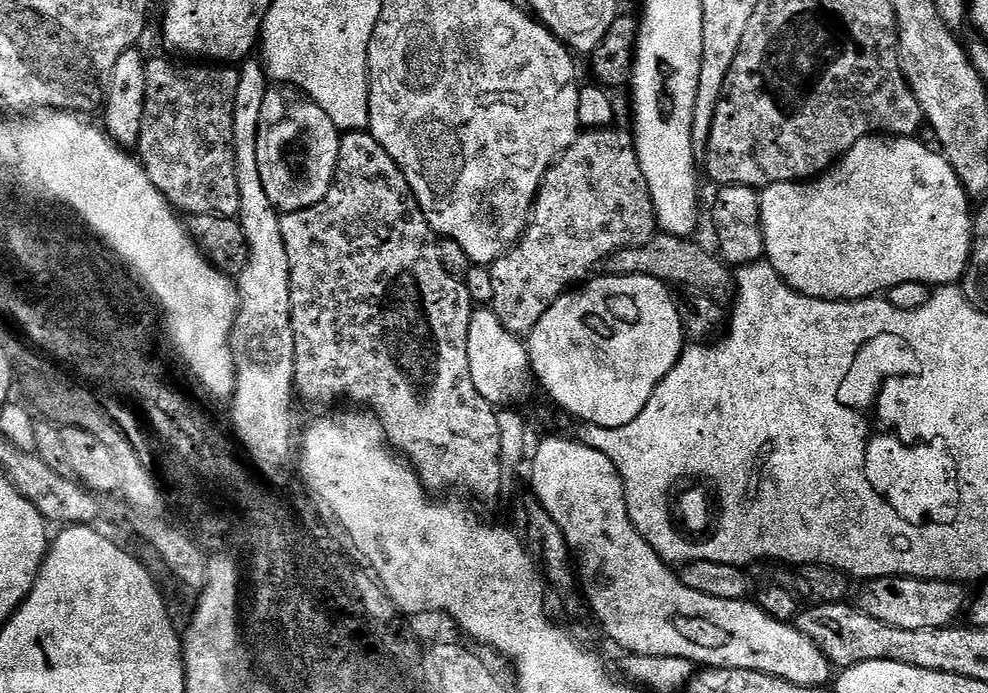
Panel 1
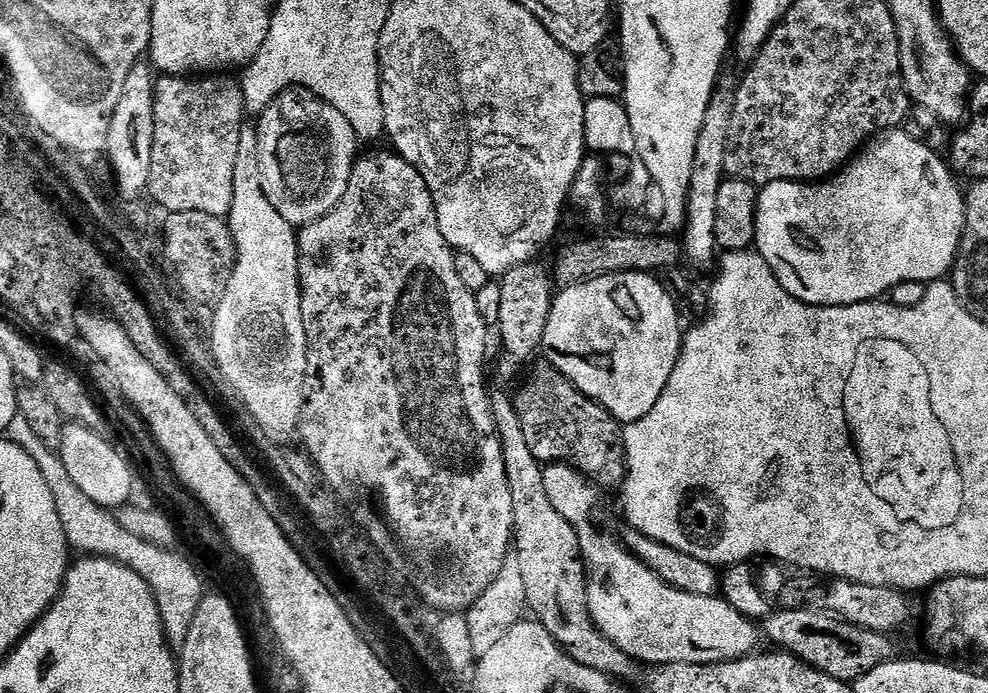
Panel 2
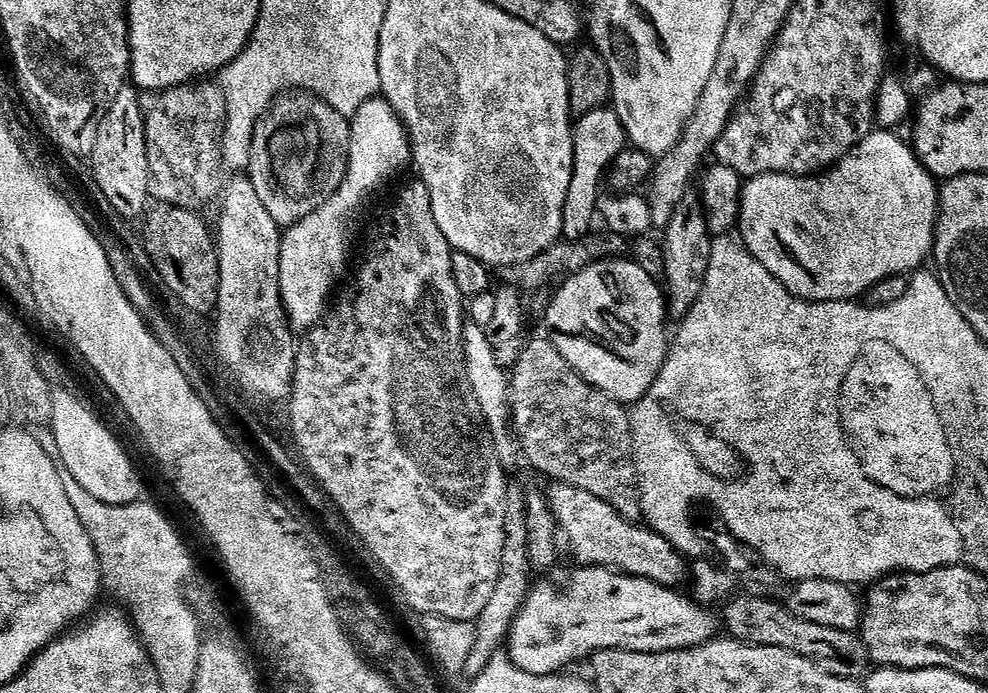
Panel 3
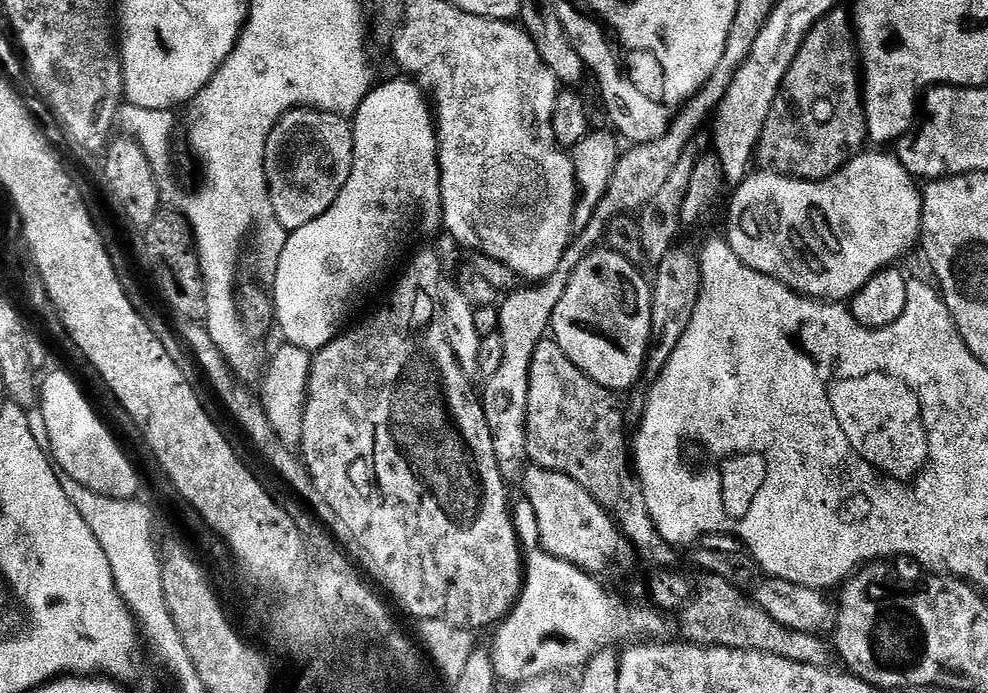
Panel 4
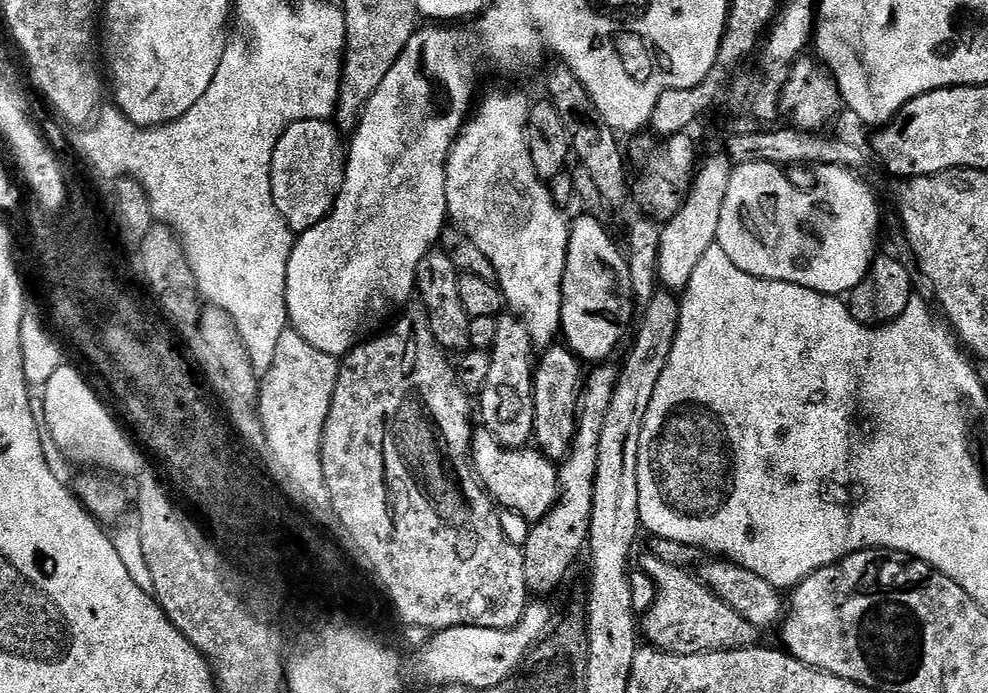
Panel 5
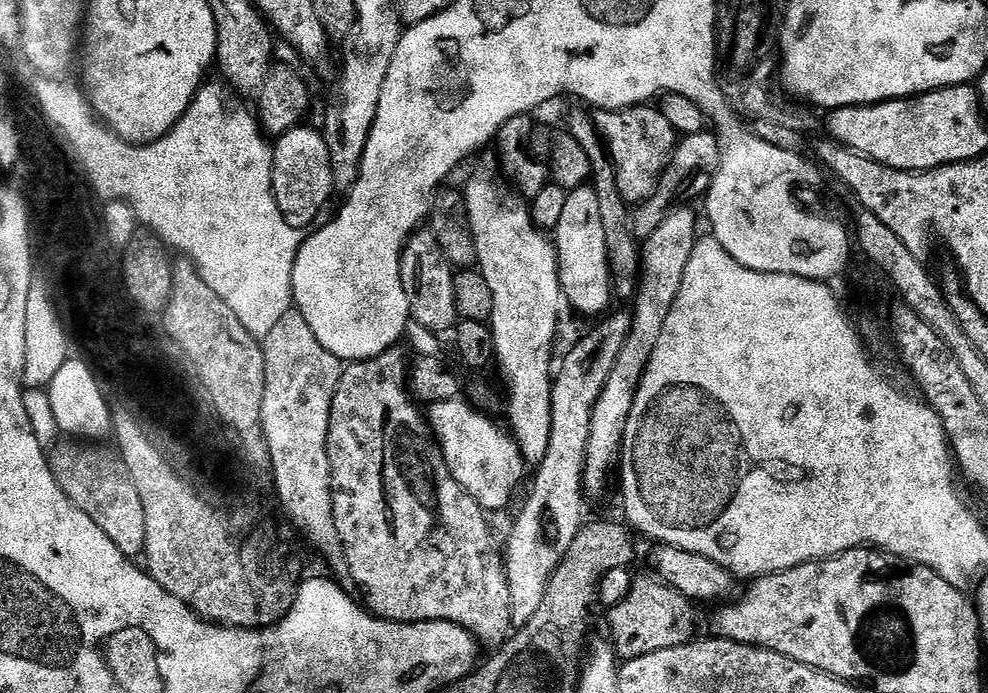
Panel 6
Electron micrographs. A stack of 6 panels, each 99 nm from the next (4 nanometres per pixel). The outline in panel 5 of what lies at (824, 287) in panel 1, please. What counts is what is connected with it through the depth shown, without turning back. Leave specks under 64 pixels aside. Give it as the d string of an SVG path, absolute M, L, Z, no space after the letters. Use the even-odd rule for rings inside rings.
M754 162L753 164L738 164L732 169L732 177L726 186L726 194L722 202L722 218L718 222L716 231L716 244L722 250L726 250L726 258L738 266L738 270L746 270L746 274L757 276L763 280L777 280L778 282L790 282L794 286L806 286L806 290L820 292L824 296L843 297L854 290L856 286L867 276L871 270L872 261L878 255L876 249L876 235L880 232L880 204L872 193L872 188L864 180L859 180L855 171L847 168L828 168L824 176L815 181L810 188L799 188L788 180L787 171L779 164L767 164L766 162Z

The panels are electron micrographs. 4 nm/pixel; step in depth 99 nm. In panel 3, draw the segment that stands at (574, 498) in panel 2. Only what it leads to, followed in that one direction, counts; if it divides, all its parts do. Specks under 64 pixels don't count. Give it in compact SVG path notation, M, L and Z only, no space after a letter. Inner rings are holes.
M580 566L559 592L552 584L538 583L528 594L524 607L512 624L506 654L518 670L535 676L554 676L563 673L575 660L587 661L589 657L607 648L621 648L627 652L673 652L679 648L694 648L713 639L718 624L712 621L707 607L701 606L675 588L663 588L646 578L624 576L611 568Z

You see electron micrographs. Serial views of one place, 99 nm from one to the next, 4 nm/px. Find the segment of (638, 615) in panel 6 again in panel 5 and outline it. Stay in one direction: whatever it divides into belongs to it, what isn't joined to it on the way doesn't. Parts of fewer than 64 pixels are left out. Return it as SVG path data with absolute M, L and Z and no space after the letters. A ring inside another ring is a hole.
M651 550L645 551L638 568L650 577L654 585L652 606L642 616L642 636L648 639L645 641L651 647L689 656L751 648L757 643L758 630L754 625L746 622L738 610L730 610L730 606L713 594L699 575L687 568L670 566L670 562L658 558Z

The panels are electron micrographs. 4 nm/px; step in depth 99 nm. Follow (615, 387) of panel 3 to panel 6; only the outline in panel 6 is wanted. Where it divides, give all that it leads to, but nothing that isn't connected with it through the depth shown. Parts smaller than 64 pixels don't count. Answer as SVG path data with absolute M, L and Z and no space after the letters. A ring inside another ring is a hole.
M579 186L567 193L556 220L554 247L560 263L560 290L563 299L576 312L600 318L614 300L611 270L607 264L605 233L598 214L598 197L592 186Z

